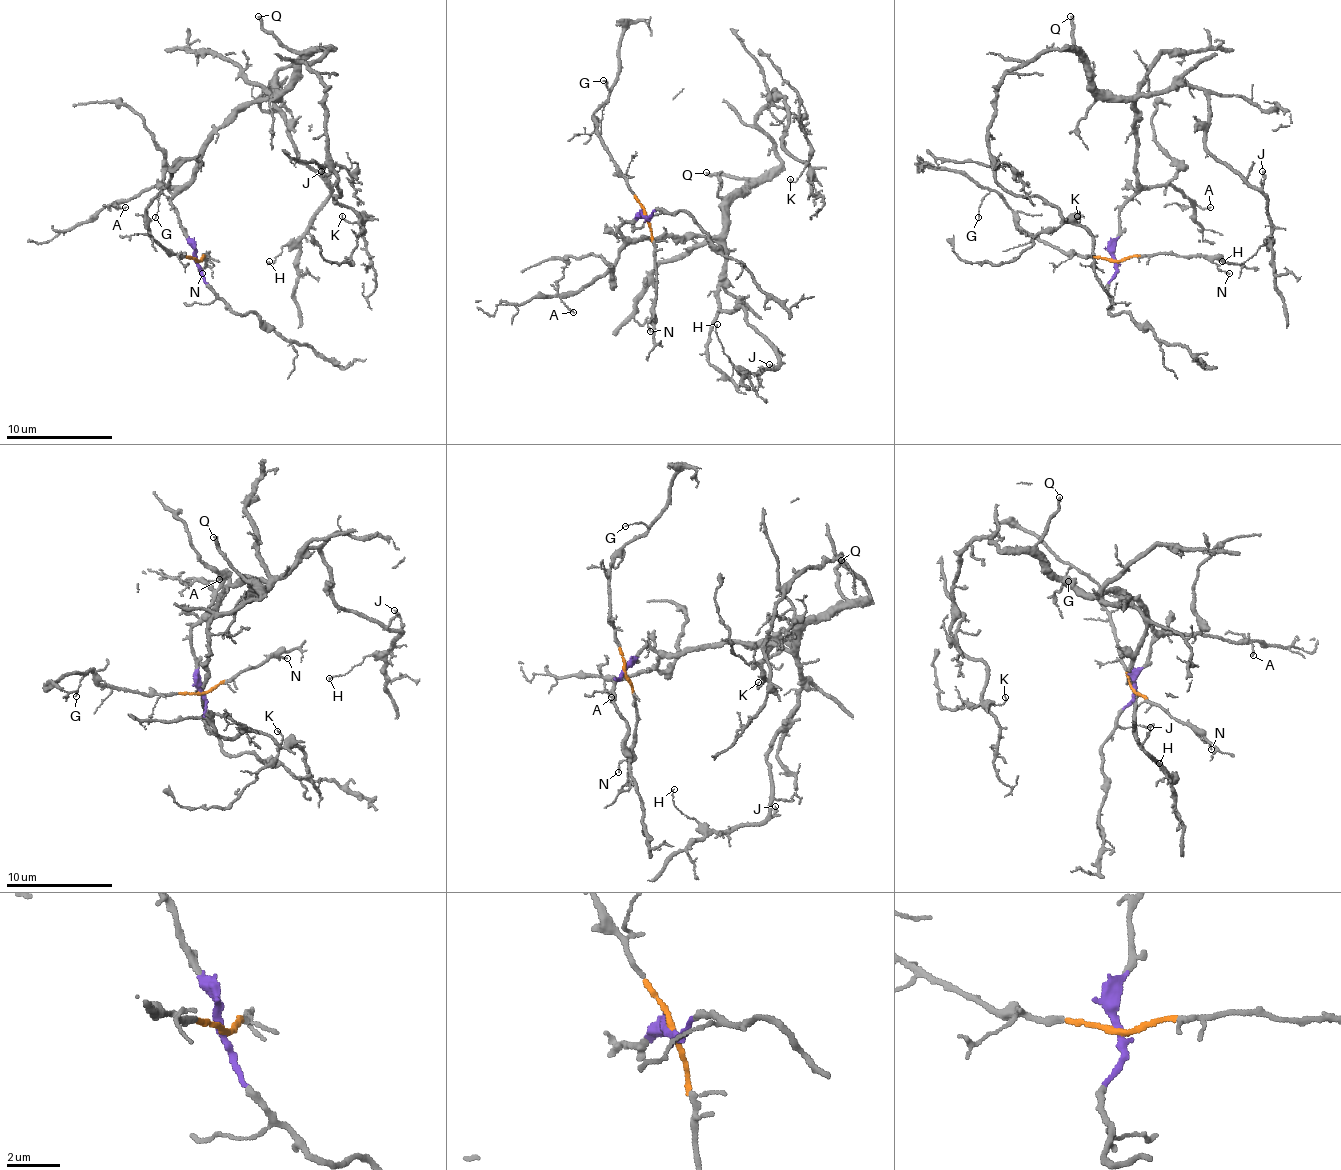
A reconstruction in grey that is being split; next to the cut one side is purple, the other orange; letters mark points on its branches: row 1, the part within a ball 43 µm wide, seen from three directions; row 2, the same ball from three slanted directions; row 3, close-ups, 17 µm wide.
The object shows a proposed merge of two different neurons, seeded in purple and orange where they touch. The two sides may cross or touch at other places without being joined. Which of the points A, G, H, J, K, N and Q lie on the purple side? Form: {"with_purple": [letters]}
{"with_purple": ["A", "H", "J", "K", "Q"]}

